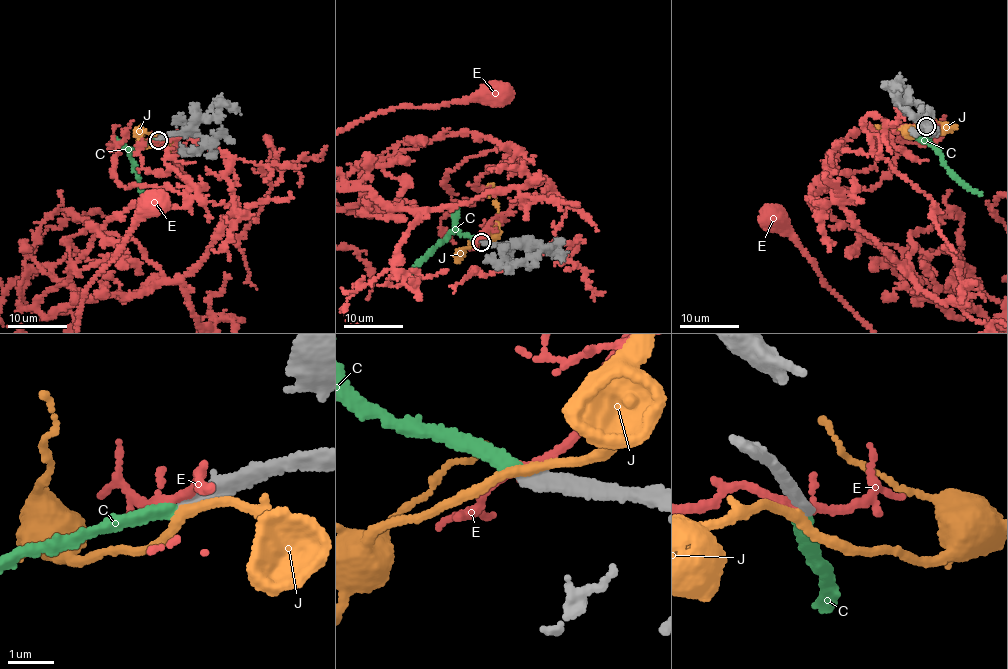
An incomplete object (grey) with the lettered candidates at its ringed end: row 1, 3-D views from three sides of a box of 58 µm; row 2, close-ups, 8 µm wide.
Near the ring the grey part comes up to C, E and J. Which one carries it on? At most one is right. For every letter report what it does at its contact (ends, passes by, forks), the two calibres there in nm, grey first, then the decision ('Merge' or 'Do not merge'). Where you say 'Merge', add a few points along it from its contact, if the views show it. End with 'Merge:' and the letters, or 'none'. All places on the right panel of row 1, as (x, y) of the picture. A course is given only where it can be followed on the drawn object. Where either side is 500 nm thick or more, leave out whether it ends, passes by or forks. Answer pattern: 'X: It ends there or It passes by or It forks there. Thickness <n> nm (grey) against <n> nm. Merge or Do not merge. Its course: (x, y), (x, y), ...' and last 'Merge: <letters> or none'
C: It ends there. Thickness 280 nm (grey) against 280 nm. Merge
E: It passes by. Thickness 320 nm (grey) against 180 nm. Do not merge
J: It passes by. Thickness 300 nm (grey) against 190 nm. Do not merge
Merge: C

